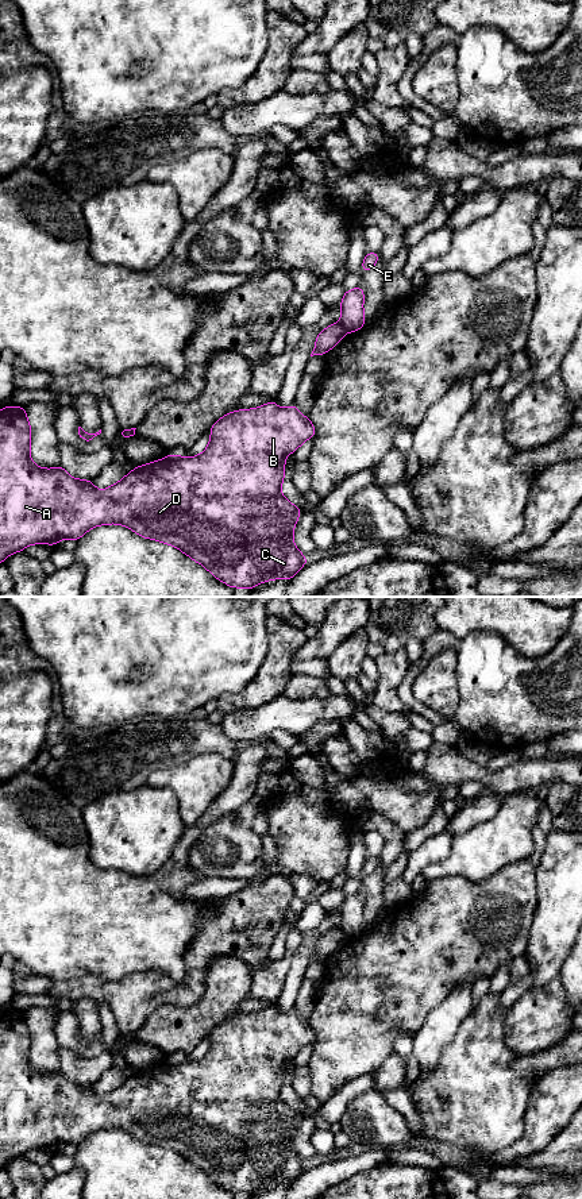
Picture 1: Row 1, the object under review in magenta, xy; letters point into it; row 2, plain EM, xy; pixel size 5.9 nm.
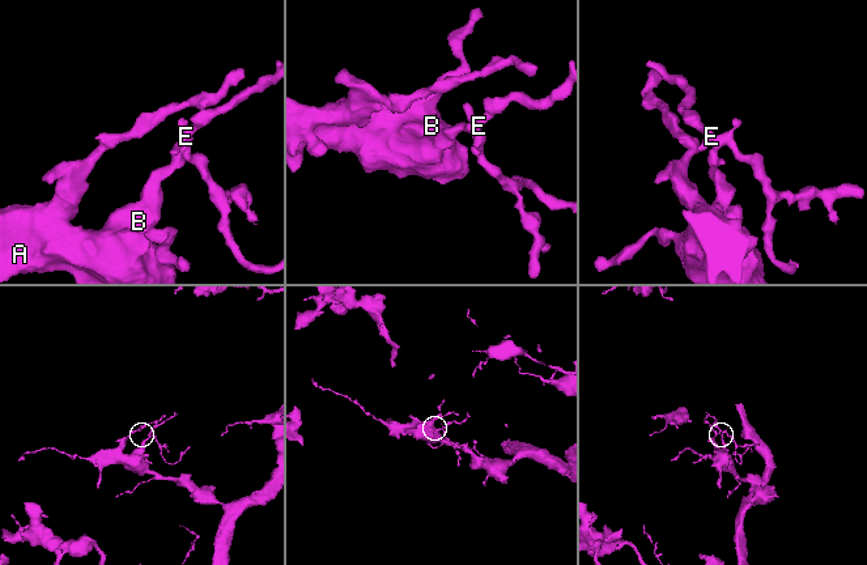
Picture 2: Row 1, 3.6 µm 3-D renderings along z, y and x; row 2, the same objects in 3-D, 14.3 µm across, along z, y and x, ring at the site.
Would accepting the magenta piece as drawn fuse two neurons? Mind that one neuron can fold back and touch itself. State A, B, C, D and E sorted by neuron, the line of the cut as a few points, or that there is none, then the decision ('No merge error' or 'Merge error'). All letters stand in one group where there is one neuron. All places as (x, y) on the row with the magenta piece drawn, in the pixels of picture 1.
Groups: A B C D / E. Split along xy (338, 323), (347, 331). Merge error

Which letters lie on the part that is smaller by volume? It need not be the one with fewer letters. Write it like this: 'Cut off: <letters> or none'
Cut off: E

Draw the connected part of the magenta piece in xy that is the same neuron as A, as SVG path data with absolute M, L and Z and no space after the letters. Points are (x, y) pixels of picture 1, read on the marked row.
M275 400L254 409L224 415L211 428L209 444L197 456L167 455L138 466L117 483L99 490L93 481L76 479L62 467L42 469L30 456L31 425L23 406L0 410L0 563L30 544L57 545L63 539L81 539L90 528L119 524L144 539L170 544L204 566L223 583L254 589L270 579L292 579L308 563L293 541L293 529L302 509L281 493L286 456L315 437L315 427L296 405L278 408Z

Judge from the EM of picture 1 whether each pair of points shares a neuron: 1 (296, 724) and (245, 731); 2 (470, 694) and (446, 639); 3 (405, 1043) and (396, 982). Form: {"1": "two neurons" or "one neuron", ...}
{"1": "one neuron", "2": "one neuron", "3": "two neurons"}

